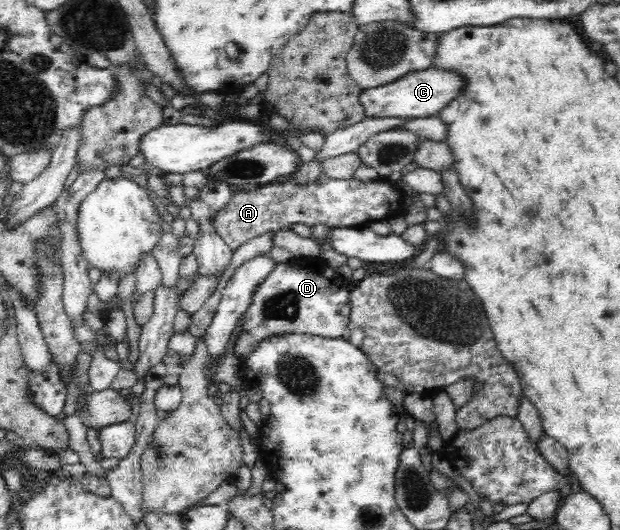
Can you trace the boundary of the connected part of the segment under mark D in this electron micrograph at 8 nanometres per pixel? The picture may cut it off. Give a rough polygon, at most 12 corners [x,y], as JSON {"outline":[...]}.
{"outline":[[317,257],[276,263],[234,330],[344,338],[352,289]]}

